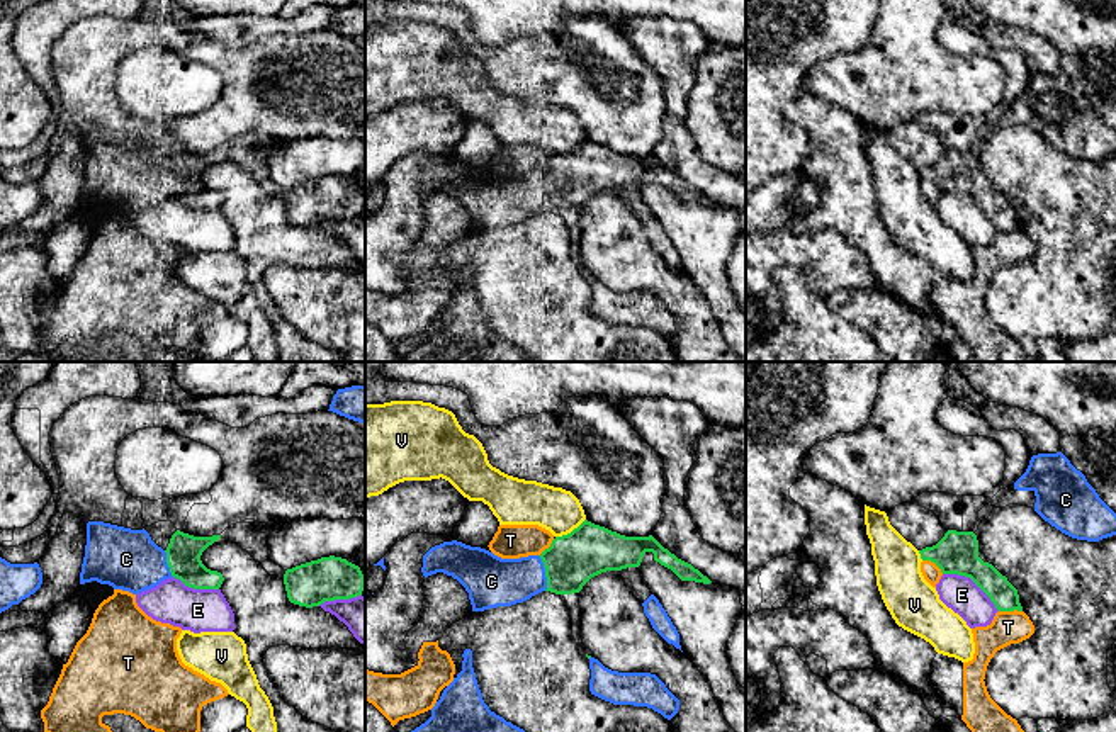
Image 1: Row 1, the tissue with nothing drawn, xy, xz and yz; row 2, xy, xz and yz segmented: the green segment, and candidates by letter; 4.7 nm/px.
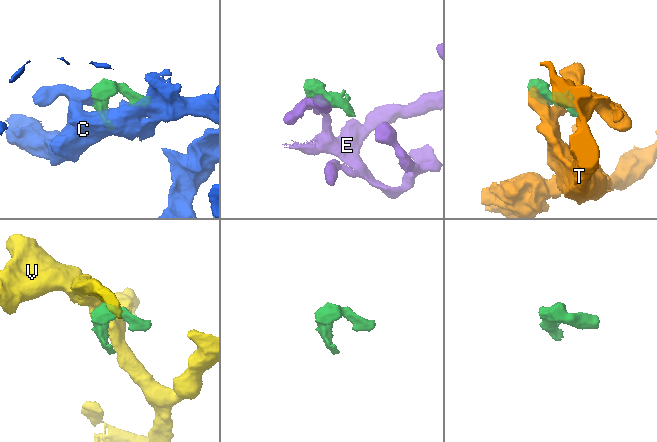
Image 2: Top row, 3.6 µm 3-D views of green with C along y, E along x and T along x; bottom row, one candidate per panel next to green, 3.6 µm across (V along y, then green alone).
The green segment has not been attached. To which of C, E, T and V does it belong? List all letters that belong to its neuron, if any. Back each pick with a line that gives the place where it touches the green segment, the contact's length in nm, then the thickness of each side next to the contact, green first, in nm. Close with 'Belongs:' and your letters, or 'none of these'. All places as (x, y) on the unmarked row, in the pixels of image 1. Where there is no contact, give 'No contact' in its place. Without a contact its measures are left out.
C: Touches green at xz (546, 192). Shared border 170 nm. Thickness 240 nm (green) against 240 nm
Belongs: C

